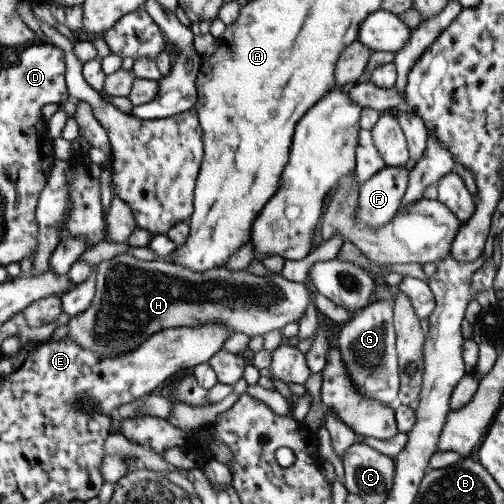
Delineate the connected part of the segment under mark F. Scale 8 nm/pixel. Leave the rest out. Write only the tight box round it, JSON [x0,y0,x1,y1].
[357,166,408,230]

